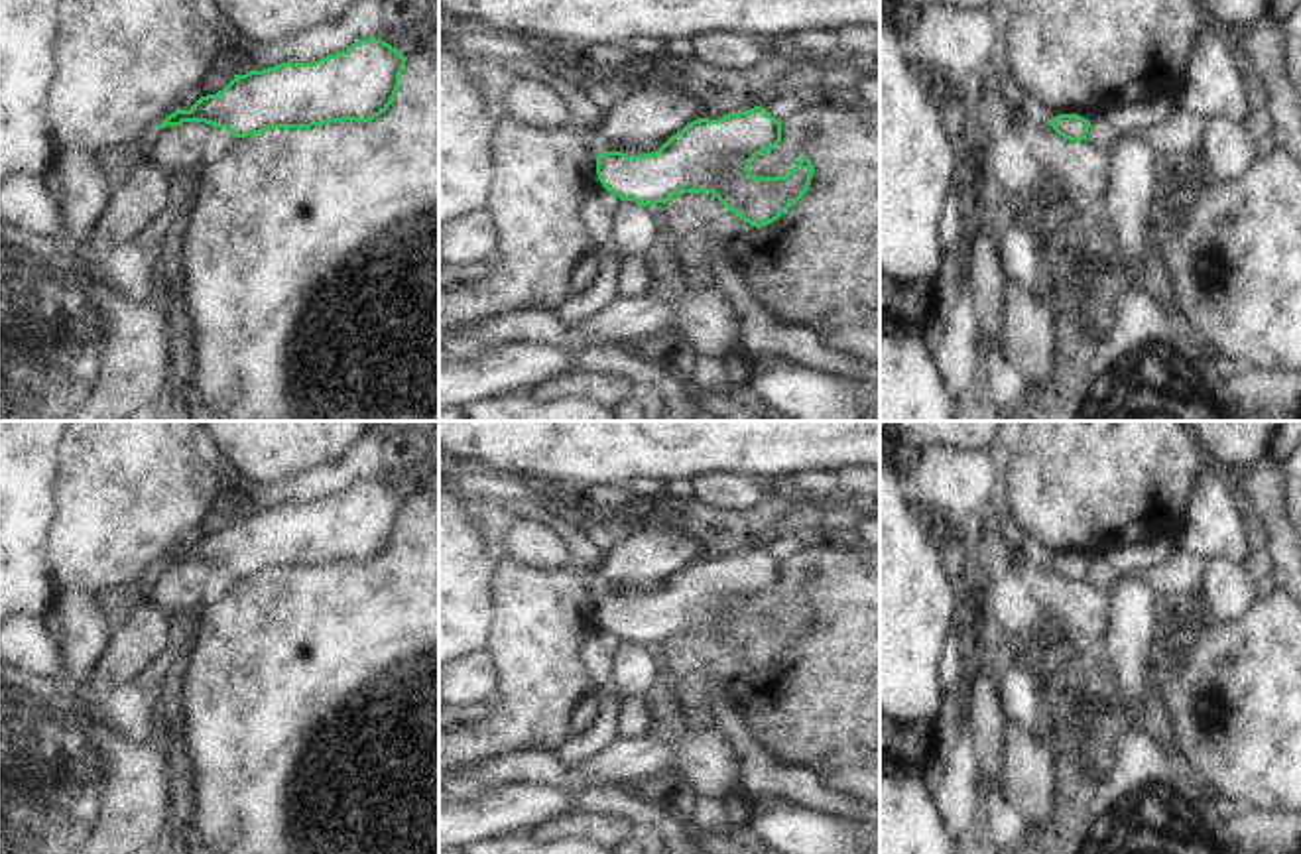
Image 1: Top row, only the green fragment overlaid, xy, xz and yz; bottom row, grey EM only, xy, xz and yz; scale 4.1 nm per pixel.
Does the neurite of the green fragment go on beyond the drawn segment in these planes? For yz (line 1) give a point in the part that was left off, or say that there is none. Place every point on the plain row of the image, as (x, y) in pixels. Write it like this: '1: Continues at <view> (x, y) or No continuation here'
1: No continuation here

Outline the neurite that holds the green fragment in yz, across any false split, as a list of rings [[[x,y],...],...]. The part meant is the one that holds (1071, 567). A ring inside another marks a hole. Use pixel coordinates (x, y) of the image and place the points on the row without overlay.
[[[1059,555],[1049,561],[1053,571],[1071,582],[1083,582],[1086,580],[1090,561],[1079,557],[1079,555]]]

